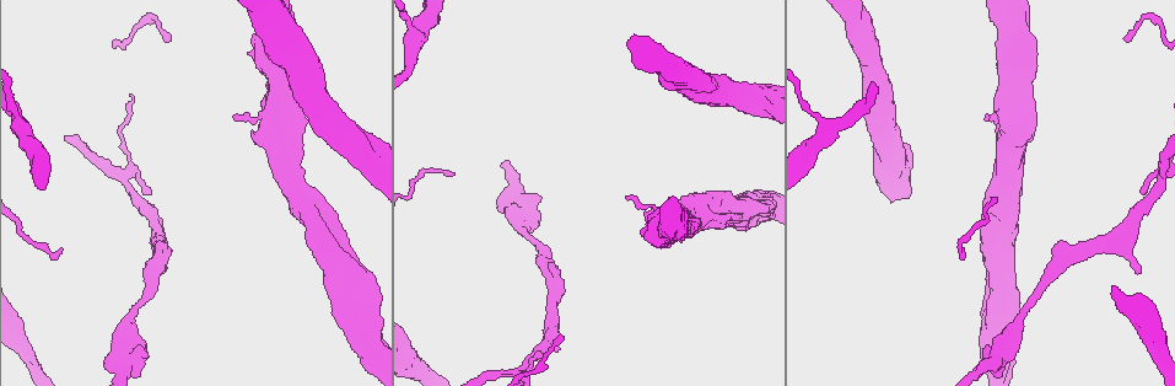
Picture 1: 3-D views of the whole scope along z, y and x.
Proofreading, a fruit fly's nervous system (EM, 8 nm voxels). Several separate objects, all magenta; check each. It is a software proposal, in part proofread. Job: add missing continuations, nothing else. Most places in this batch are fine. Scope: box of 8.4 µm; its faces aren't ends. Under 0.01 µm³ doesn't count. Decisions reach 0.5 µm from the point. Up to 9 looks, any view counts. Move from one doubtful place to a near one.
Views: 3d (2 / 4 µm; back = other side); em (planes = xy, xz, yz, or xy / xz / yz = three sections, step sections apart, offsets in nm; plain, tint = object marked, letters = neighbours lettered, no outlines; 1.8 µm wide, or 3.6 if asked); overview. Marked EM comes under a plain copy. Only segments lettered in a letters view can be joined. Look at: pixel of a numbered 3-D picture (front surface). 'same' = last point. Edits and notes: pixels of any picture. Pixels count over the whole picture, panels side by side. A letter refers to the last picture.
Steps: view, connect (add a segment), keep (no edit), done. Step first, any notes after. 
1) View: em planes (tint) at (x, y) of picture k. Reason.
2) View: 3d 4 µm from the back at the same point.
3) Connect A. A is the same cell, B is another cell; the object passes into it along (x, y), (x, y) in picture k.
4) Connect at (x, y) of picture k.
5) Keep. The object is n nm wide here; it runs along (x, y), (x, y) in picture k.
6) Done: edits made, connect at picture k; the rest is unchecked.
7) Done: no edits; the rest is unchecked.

View: 3d 2 µm at (629, 198) of picture 1. Free end.

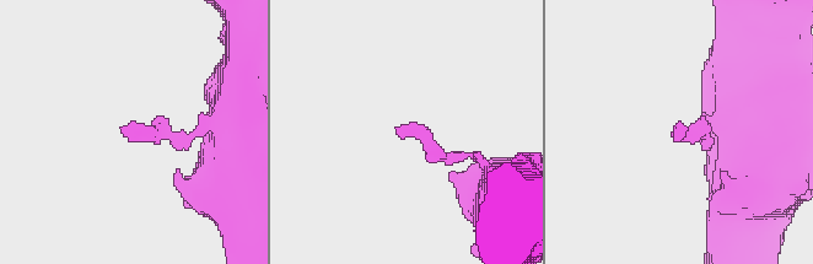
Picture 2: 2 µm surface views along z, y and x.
View: em 3.6 µm xz step 16 (tint) at (399, 134) of picture 2.

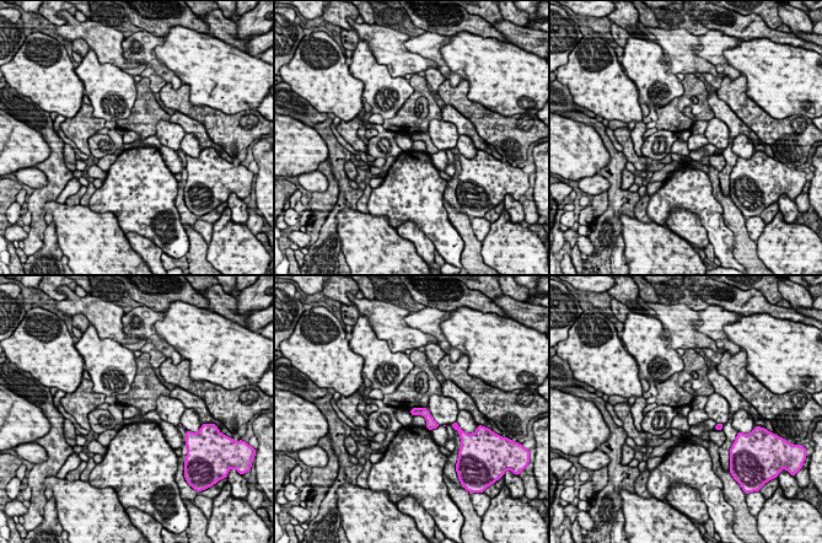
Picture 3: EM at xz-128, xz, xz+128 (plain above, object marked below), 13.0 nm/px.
View: em 3.6 µm planes (letters) at the same point. Another direction.

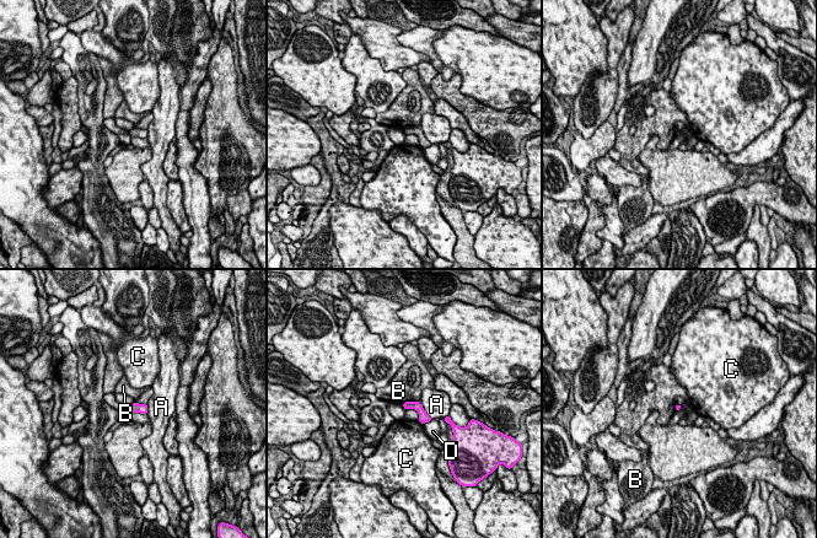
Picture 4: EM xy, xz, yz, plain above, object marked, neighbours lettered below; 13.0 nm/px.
Keep. A, B, C and D are other cells; a border runs along (419, 402), (403, 403) in picture 4; no lettered segment goes on from it.

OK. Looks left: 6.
View: em xz step 8 (tint) at (731, 217) of picture 1.

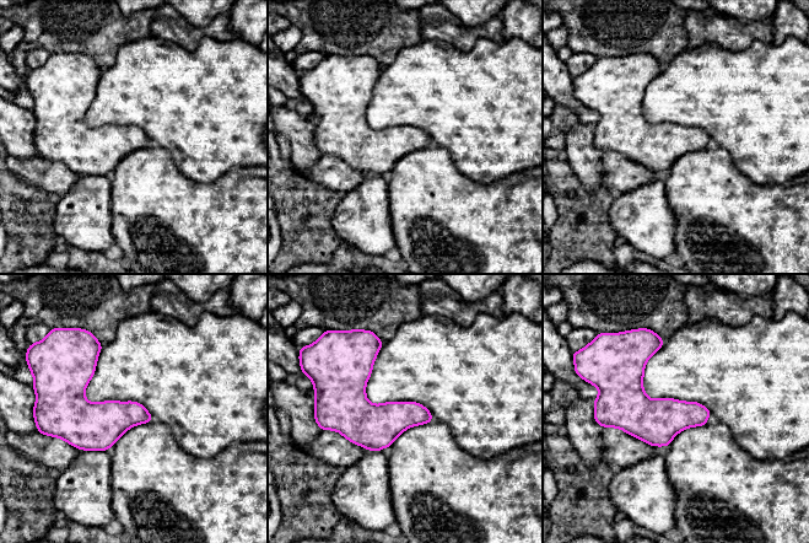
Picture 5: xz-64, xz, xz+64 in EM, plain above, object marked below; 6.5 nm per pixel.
View: em planes (letters) at the same point. Cut it another way.

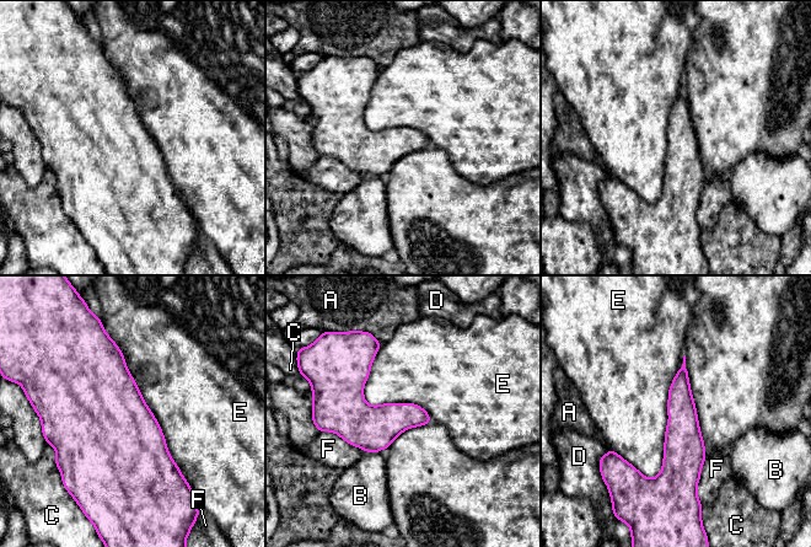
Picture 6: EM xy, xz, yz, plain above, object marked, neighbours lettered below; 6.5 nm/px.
Keep. A, B, C, D, E and F are other cells; a border runs along (685, 355), (651, 480) in picture 6; none of them fits.

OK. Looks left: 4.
View: em yz step 8 (tint) at (139, 303) of picture 1. Thin neck.

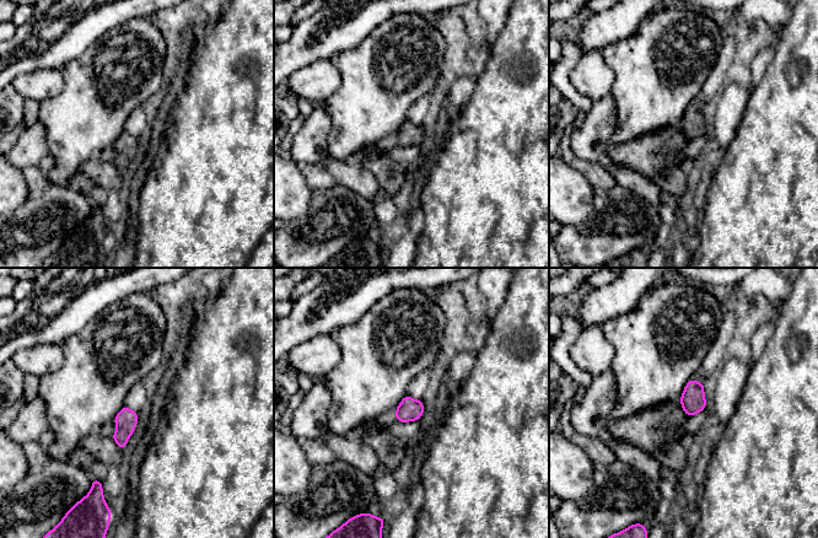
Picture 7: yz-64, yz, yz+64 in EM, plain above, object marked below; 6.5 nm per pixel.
View: em planes (letters) at the same point.

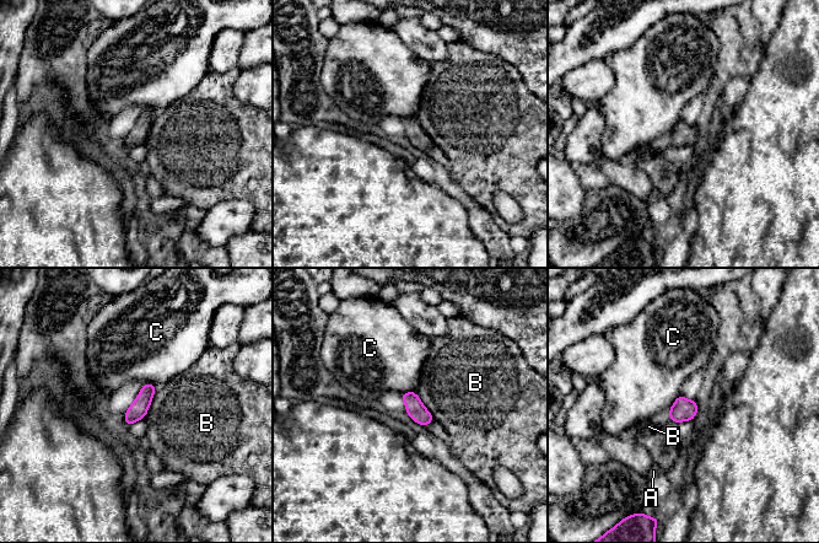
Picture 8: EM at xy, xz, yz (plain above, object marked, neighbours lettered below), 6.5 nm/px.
Keep. A, B and C are other cells; a border runs along (157, 387), (144, 418) in picture 8; no lettered segment goes on from it.

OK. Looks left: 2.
View: 3d 2 µm at (557, 351) of picture 1. Free end.

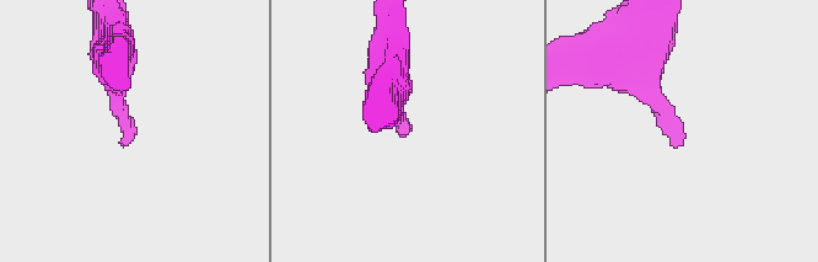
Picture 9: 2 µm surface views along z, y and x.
View: em xz step 4 (letters) at (402, 130) of picture 9. Now the EM.

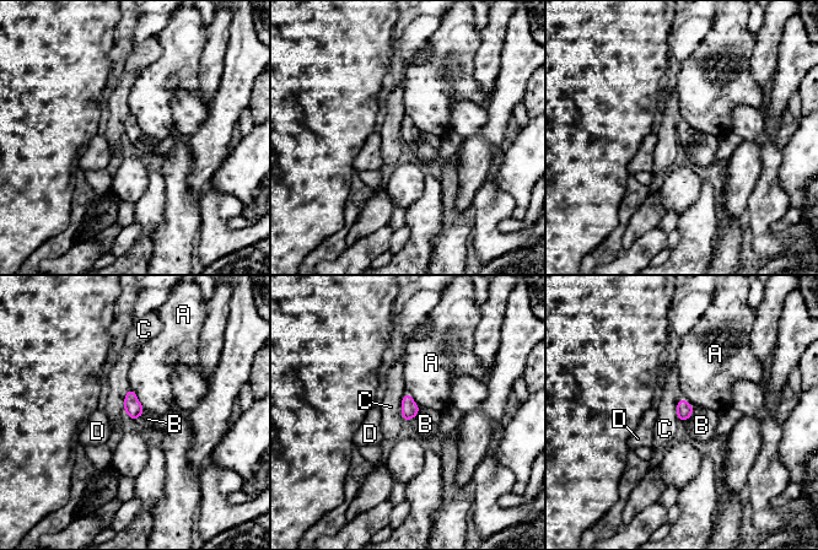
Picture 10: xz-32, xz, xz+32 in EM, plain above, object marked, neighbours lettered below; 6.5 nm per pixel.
Connect B. B is the same cell, A, C and D are other cells; the neuron continues.

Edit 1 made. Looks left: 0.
Done: edits made, connect at picture 10; the rest is unchecked.

